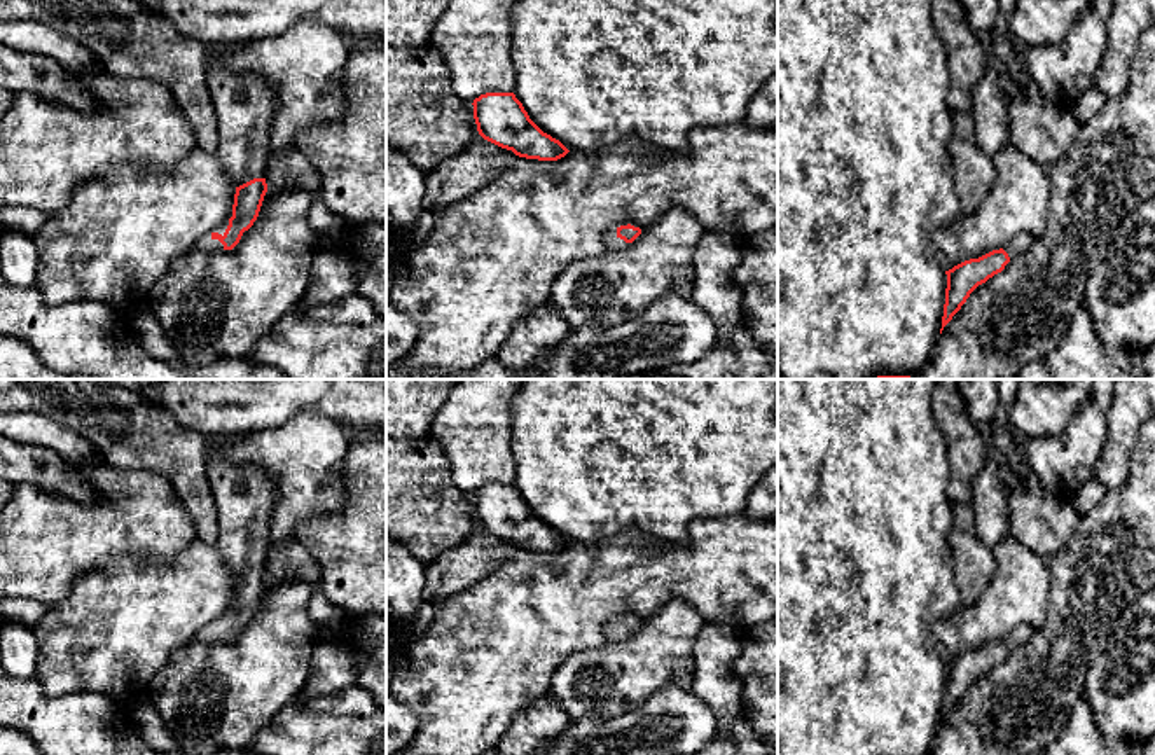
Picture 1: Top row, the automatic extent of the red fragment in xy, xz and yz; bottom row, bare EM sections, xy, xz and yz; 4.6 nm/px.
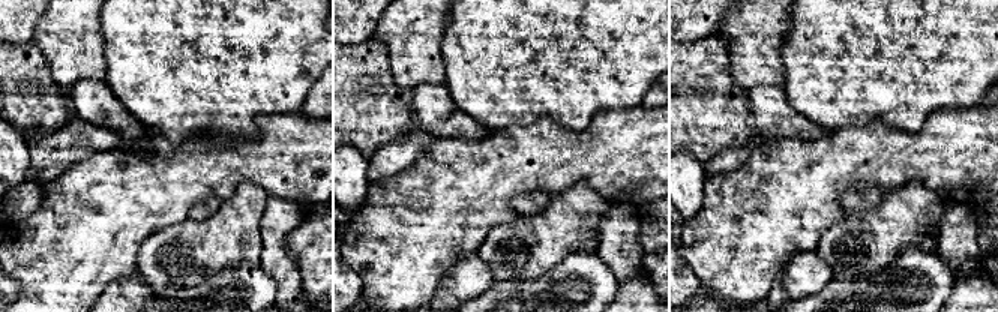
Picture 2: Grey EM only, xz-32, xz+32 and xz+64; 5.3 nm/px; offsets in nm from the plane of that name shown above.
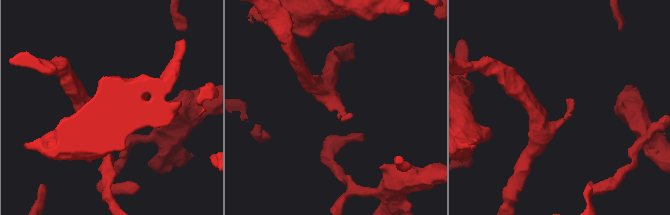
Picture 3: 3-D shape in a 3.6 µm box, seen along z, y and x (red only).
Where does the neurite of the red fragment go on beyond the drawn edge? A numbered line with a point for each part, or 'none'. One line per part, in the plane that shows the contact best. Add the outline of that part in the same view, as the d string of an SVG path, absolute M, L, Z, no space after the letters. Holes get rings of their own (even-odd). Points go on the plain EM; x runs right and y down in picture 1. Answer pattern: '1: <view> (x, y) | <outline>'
1: xy (205, 635) | M229 612L215 619L211 624L204 626L201 631L196 633L194 640L201 643L218 643L224 641L224 636L218 631L213 631L211 626L218 624L224 627L225 620L229 617Z

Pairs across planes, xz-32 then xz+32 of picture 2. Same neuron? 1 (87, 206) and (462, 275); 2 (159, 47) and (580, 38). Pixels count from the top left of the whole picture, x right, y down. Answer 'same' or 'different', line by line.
1: different
2: same

